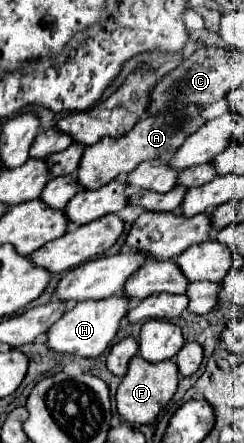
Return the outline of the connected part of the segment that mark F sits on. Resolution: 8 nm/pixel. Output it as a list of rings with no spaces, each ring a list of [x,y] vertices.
[[[132,357],[128,365],[128,373],[122,377],[122,383],[116,393],[118,413],[128,423],[146,425],[158,417],[158,413],[166,407],[166,403],[174,397],[178,387],[178,367],[174,361],[160,361],[148,363],[142,357]]]

